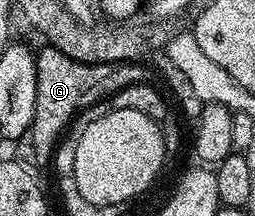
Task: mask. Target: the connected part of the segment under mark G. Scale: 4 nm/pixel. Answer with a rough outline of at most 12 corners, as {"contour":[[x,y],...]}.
{"contour":[[37,48],[34,157],[49,164],[67,127],[128,85],[138,61],[85,63]]}

